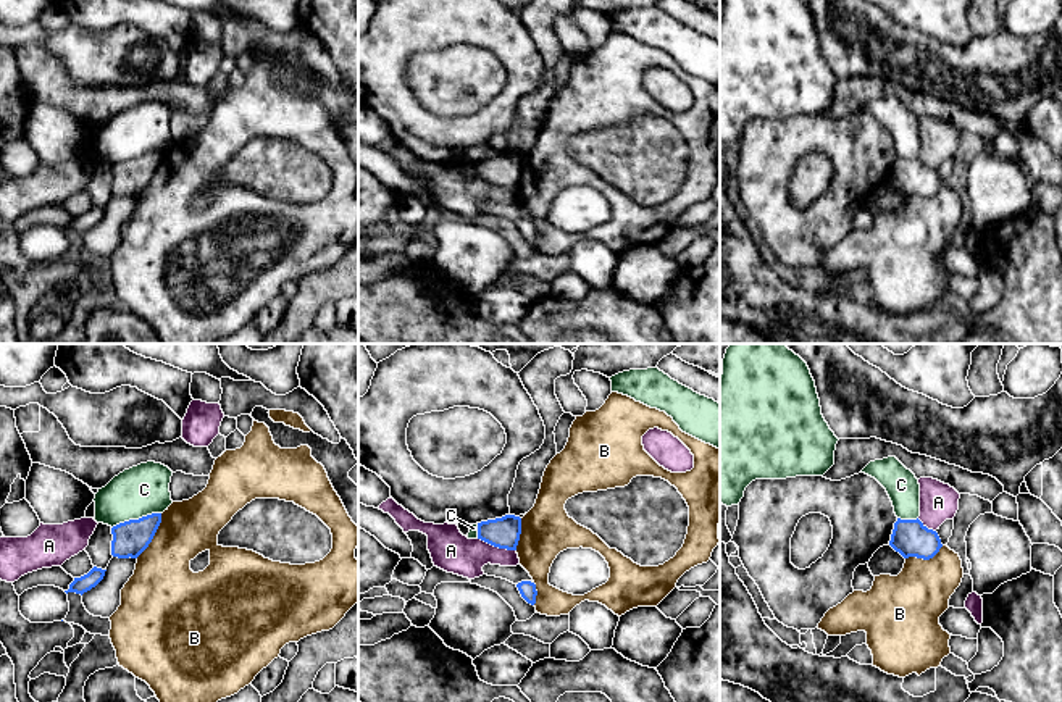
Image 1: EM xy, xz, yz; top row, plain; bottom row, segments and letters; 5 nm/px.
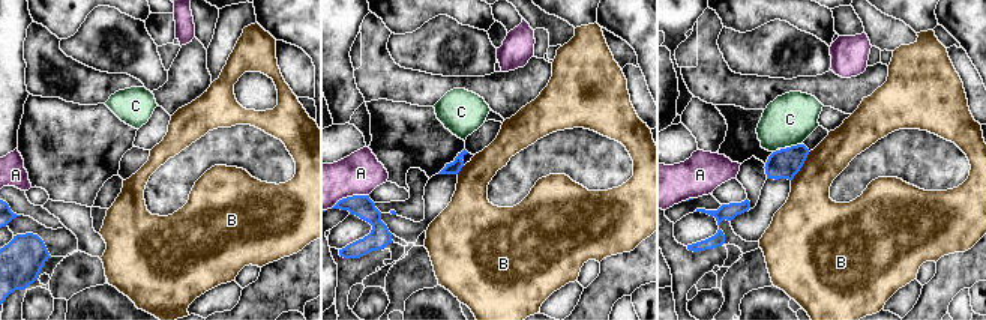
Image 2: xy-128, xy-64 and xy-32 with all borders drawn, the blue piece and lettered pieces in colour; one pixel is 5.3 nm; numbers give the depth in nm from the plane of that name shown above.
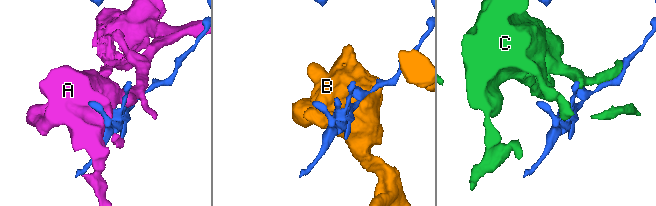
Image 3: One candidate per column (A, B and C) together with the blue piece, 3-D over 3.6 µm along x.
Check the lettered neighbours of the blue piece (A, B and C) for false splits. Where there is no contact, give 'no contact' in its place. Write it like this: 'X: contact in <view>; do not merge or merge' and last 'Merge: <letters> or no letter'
A: contact in xz; do not merge
B: contact in xy; do not merge
C: contact in xy; do not merge
Merge: no letter

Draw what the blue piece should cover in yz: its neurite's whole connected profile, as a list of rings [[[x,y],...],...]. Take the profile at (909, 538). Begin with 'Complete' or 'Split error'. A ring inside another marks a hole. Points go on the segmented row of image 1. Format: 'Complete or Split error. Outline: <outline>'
Complete. Outline: [[[897,518],[889,545],[904,558],[917,557],[923,560],[933,558],[943,547],[938,533],[928,529],[918,518]]]

